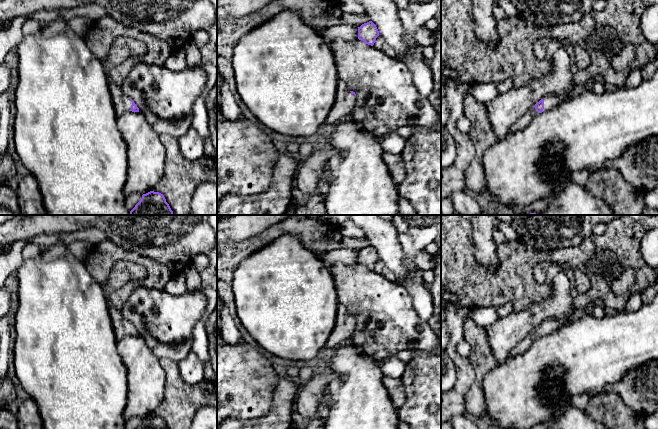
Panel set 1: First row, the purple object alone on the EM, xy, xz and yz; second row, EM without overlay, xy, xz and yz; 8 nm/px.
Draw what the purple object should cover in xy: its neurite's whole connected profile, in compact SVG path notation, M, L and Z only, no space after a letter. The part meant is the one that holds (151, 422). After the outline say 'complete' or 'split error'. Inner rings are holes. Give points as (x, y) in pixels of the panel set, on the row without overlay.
M150 415L142 419L141 424L136 429L169 429L163 418Z; complete

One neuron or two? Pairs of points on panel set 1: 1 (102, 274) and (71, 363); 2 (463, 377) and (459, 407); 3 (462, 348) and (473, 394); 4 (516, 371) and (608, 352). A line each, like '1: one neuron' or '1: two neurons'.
1: two neurons
2: one neuron
3: two neurons
4: one neuron

